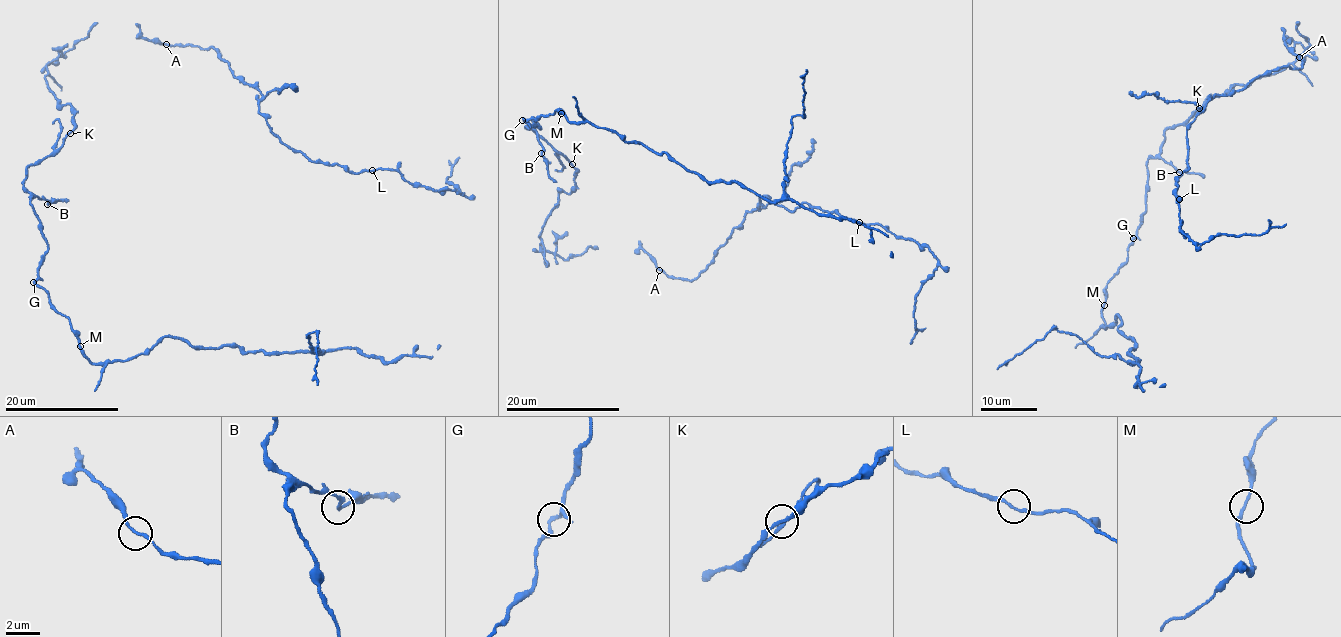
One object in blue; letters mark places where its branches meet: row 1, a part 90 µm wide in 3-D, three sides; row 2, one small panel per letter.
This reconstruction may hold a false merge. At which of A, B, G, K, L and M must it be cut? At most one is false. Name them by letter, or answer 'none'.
none

